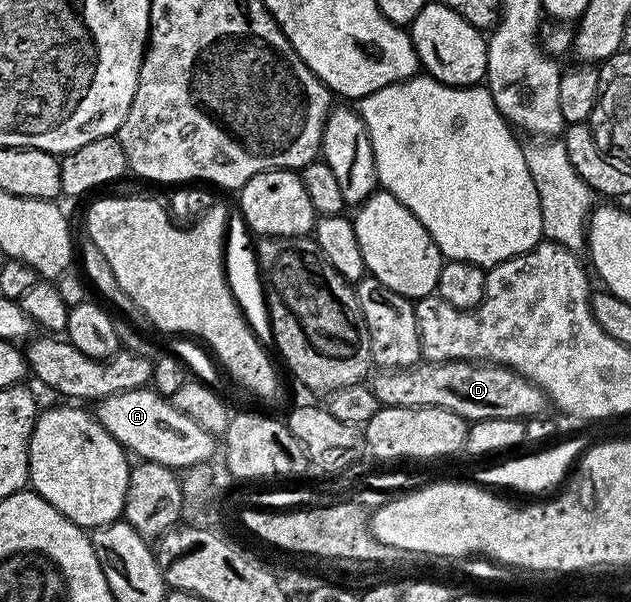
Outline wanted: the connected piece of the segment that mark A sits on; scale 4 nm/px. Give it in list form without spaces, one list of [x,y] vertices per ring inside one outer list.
[[[151,387],[109,395],[94,406],[93,416],[128,454],[135,456],[136,453],[136,458],[161,463],[176,471],[210,462],[211,456],[217,453],[217,441],[213,434],[205,431],[205,427],[197,427],[189,415],[181,415],[168,398]]]

